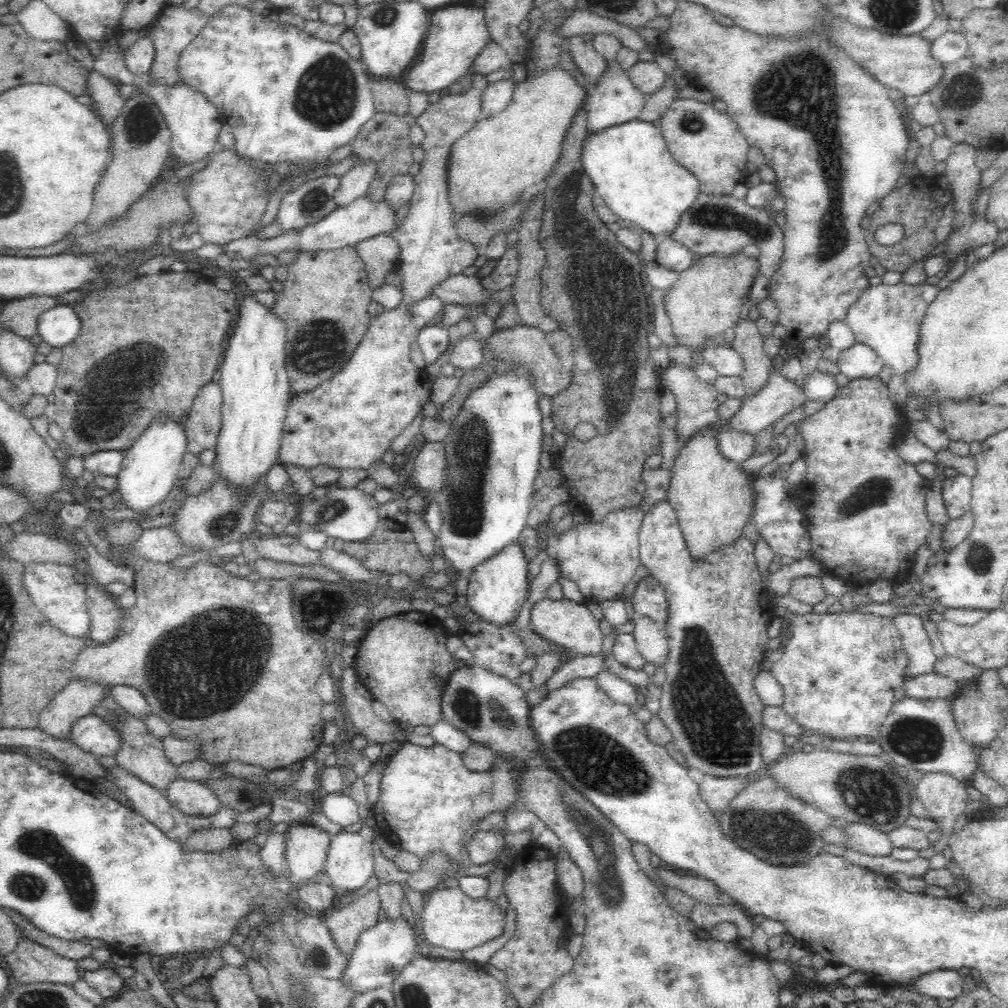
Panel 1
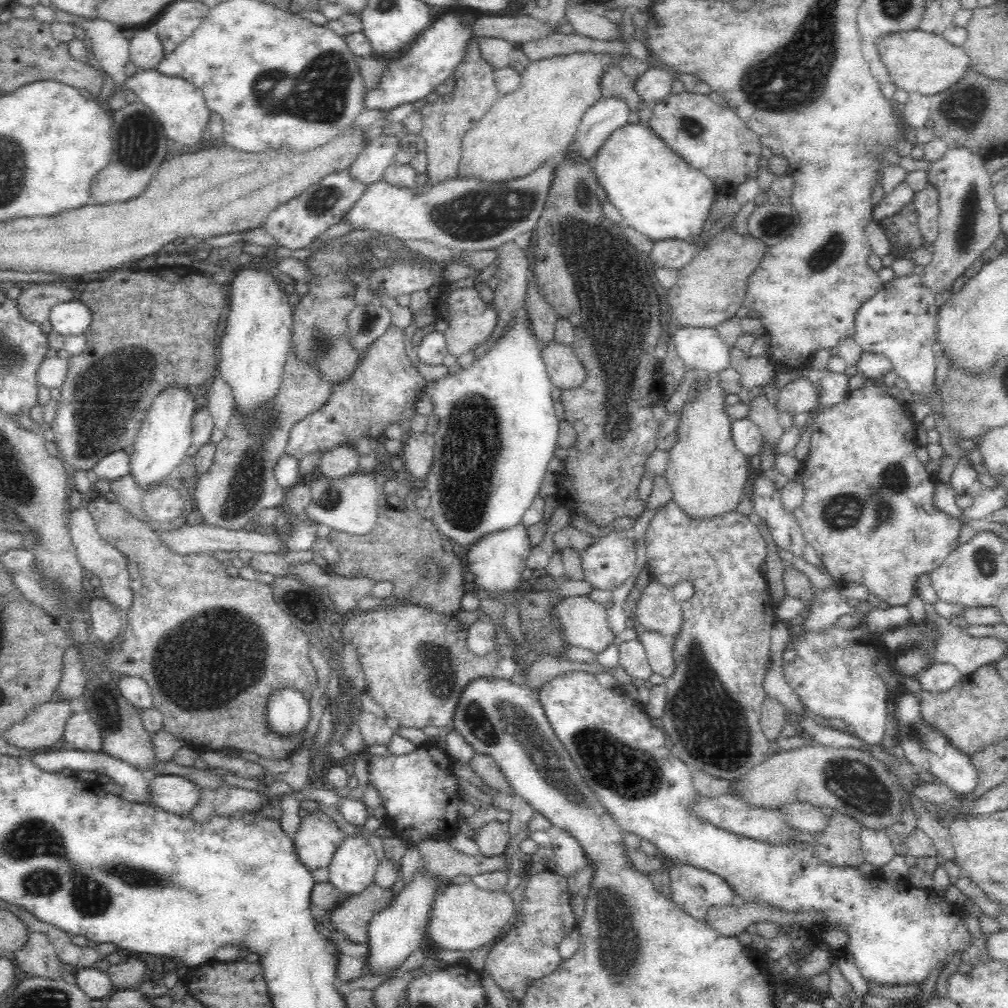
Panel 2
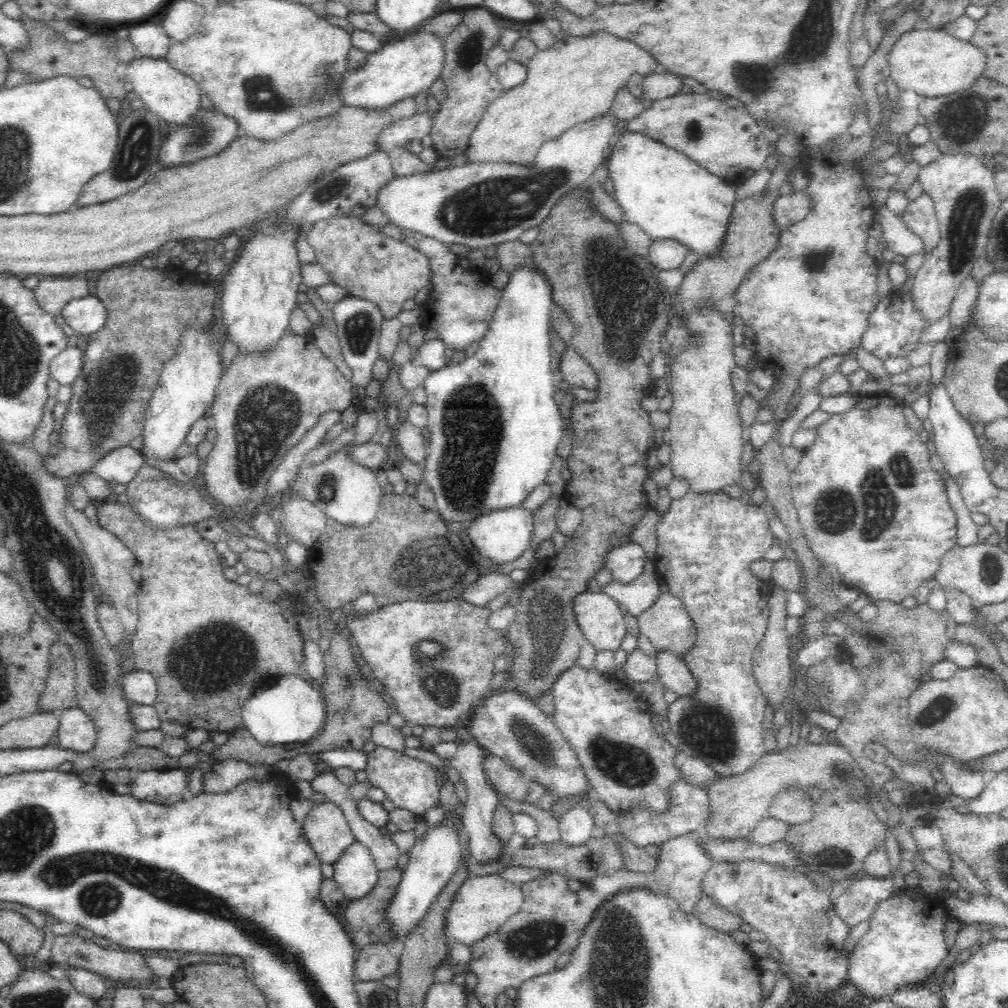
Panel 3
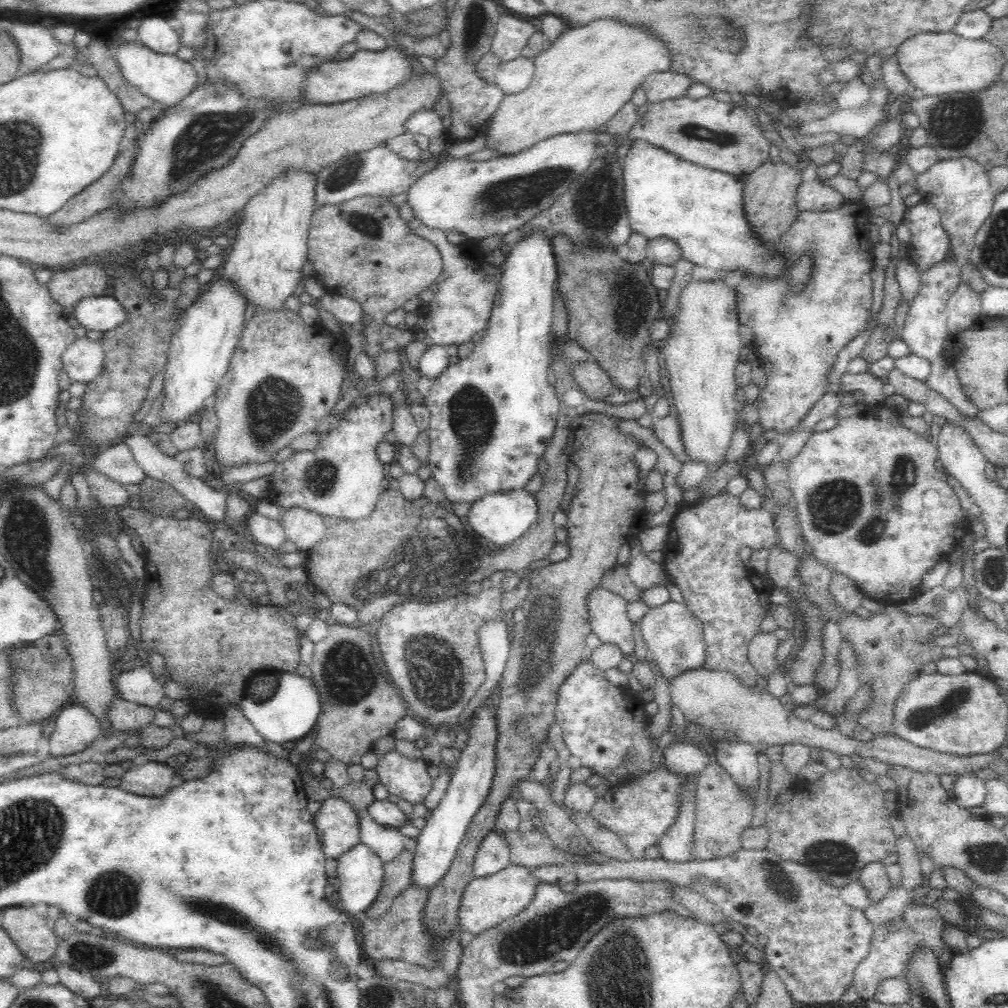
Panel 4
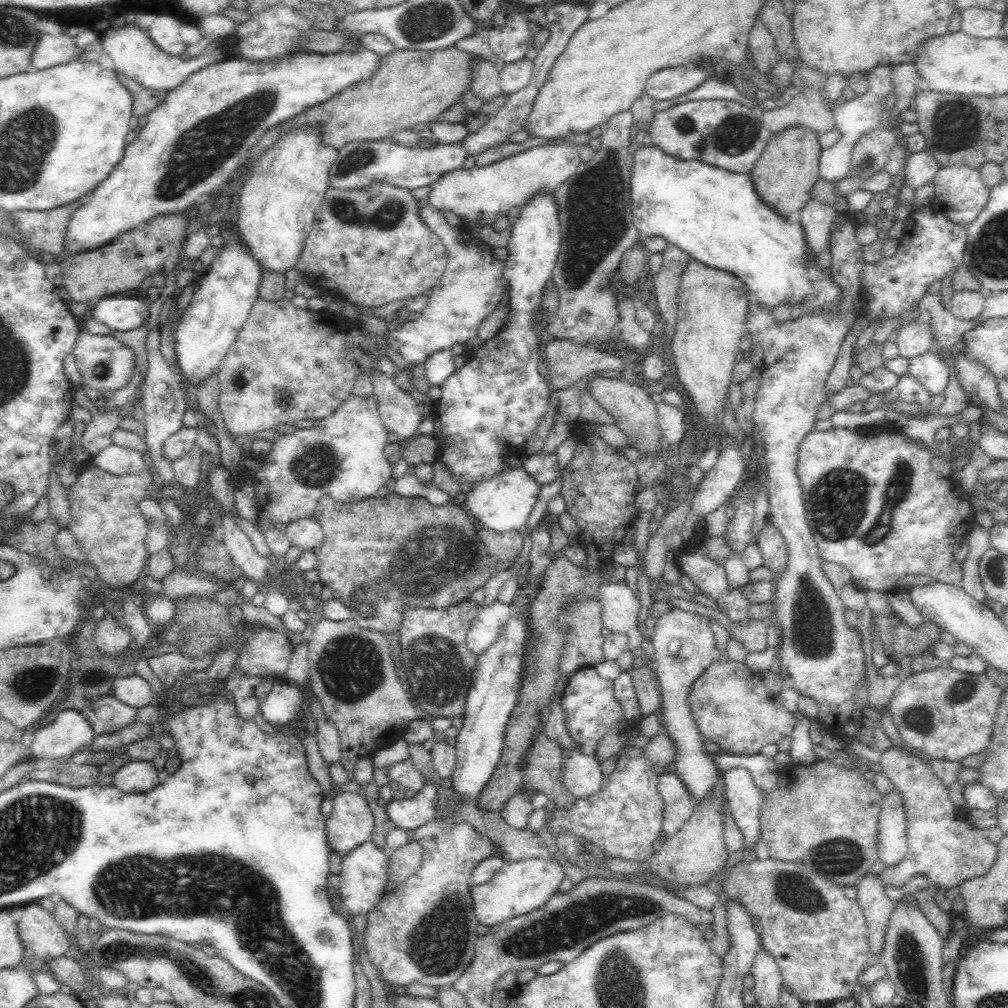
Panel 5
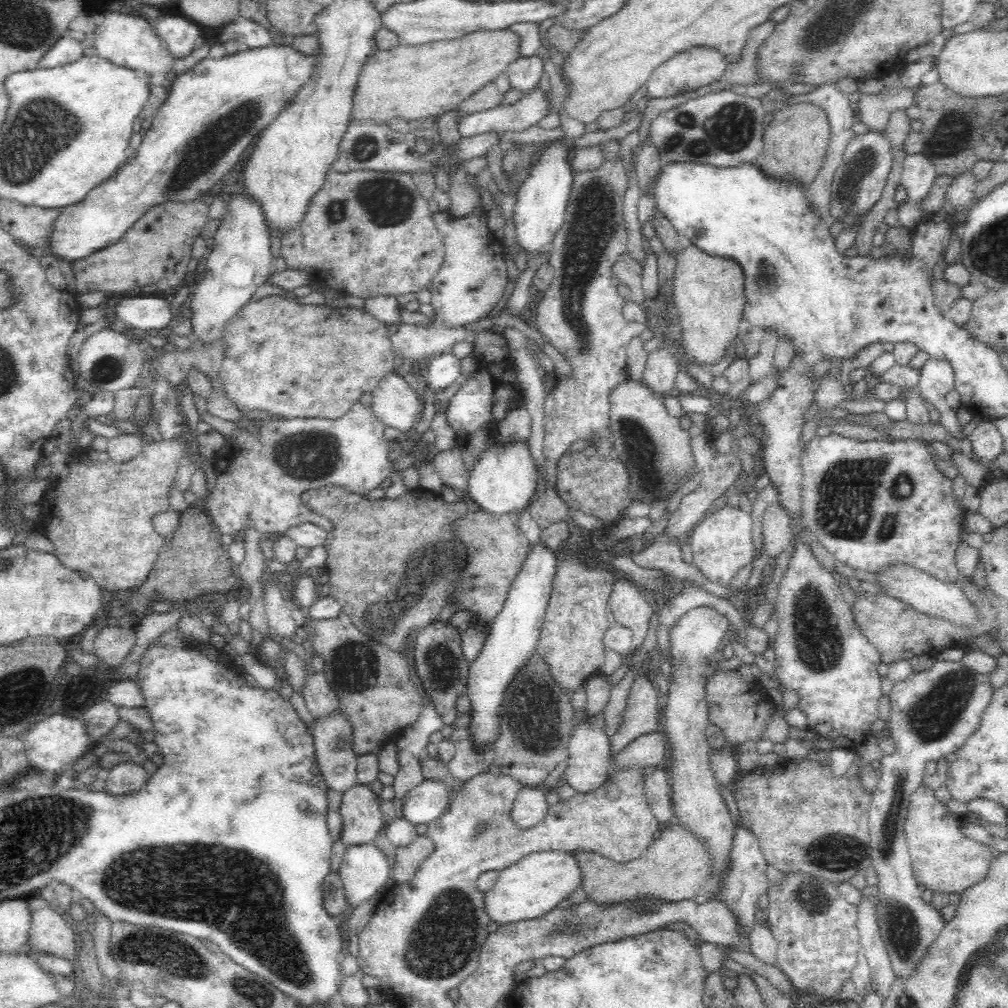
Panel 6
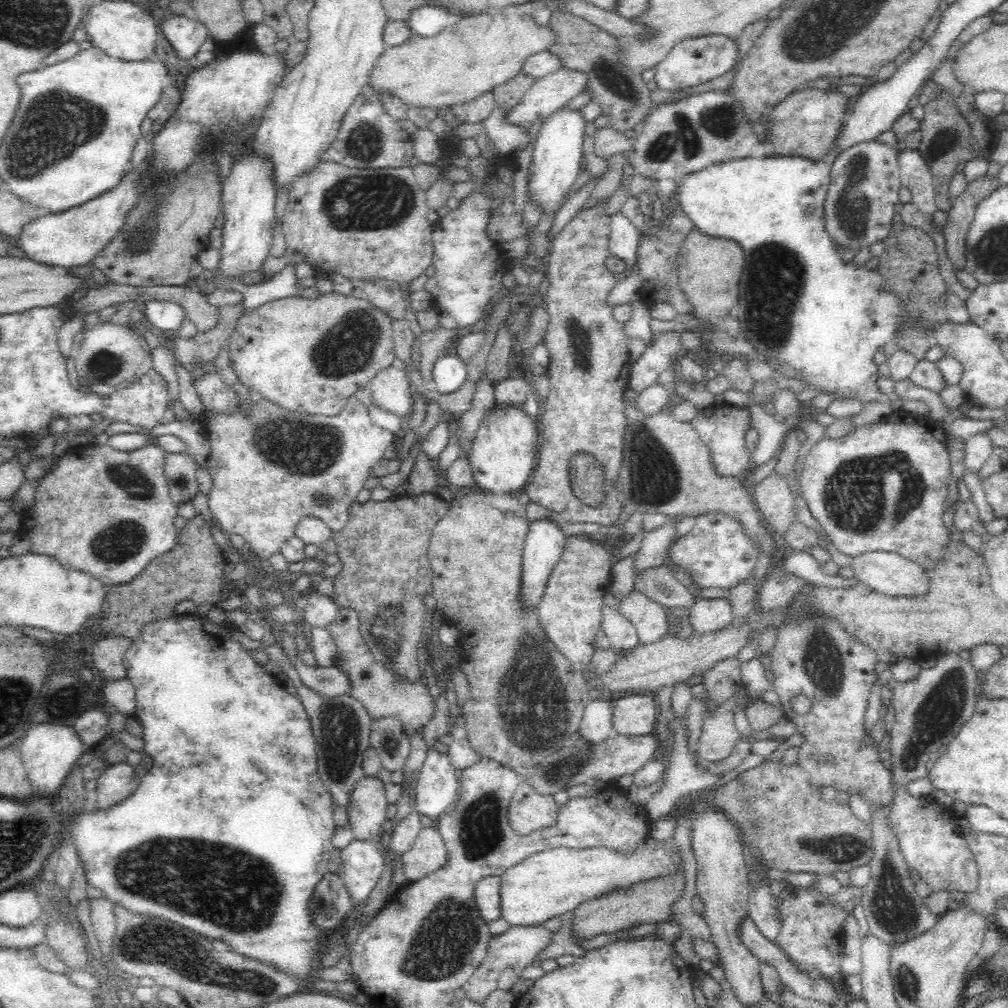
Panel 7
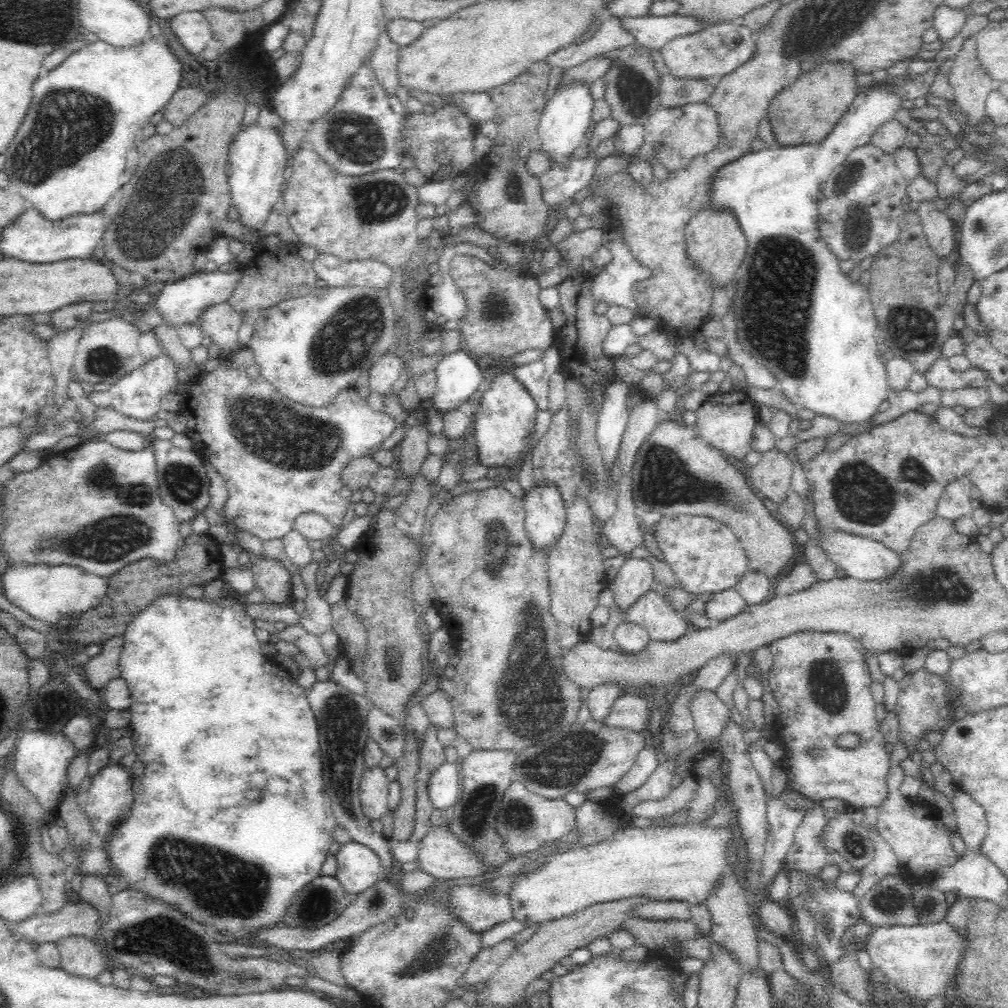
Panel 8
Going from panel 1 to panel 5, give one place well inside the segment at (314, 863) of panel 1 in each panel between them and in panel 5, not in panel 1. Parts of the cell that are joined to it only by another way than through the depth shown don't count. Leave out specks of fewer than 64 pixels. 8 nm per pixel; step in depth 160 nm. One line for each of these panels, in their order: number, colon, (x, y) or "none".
2: (318, 837)
3: (325, 826)
4: (337, 823)
5: (351, 823)

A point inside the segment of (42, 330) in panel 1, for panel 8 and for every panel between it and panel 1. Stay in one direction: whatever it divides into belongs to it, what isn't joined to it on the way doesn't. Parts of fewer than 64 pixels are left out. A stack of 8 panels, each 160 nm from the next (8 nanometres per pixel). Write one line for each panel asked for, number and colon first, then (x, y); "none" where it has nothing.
2: (69, 318)
3: (85, 315)
4: (101, 313)
5: (121, 314)
6: (146, 312)
7: (165, 314)
8: (183, 300)

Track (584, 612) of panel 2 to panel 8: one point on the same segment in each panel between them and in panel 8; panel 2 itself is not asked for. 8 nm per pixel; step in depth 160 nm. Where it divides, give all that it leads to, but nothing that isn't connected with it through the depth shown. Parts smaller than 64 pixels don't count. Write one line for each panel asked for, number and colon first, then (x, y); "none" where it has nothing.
3: (602, 623)
4: (608, 611)
5: (621, 605)
6: (632, 608)
7: (650, 618)
8: (651, 611)

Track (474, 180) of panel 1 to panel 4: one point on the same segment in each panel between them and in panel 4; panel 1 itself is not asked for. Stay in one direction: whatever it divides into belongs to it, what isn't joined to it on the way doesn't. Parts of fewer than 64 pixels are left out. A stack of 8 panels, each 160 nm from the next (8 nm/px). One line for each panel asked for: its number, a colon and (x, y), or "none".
2: (521, 132)
3: (578, 79)
4: (580, 82)

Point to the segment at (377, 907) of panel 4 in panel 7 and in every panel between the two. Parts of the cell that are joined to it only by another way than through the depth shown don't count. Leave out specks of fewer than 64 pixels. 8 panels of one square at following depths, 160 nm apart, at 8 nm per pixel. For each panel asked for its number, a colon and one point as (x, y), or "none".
5: (403, 861)
6: (408, 858)
7: (429, 853)

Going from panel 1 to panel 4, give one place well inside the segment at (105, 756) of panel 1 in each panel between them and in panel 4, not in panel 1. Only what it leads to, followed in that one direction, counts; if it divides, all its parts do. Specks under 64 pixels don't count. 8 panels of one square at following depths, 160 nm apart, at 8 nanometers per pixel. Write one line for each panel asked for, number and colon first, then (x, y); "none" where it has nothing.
2: (81, 733)
3: (76, 731)
4: (75, 728)

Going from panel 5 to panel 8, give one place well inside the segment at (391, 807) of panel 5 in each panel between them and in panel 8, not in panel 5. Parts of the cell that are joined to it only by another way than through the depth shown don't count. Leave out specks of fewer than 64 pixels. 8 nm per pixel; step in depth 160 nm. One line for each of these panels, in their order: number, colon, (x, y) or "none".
6: (426, 802)
7: (437, 784)
8: (445, 786)

